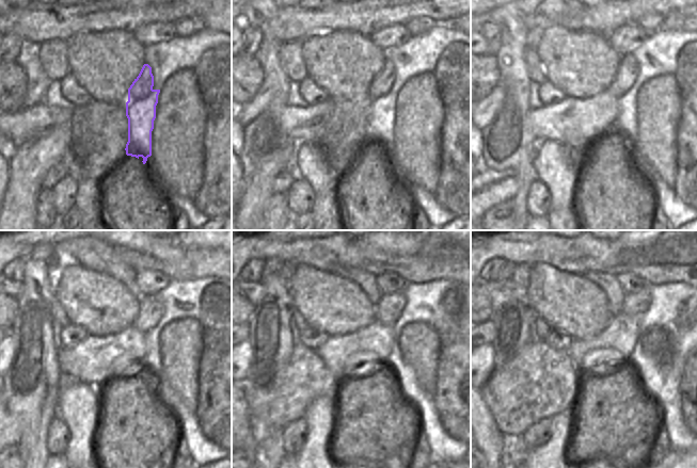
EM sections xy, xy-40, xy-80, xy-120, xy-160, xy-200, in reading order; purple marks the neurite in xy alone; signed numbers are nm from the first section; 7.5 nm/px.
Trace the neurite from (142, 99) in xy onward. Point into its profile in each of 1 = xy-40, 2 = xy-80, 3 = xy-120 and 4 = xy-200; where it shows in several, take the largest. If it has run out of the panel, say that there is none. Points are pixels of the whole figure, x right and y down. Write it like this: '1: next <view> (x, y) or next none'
1: next xy-40 (381, 116)
2: next xy-80 (624, 126)
3: next xy-120 (151, 308)
4: next xy-200 (636, 303)

